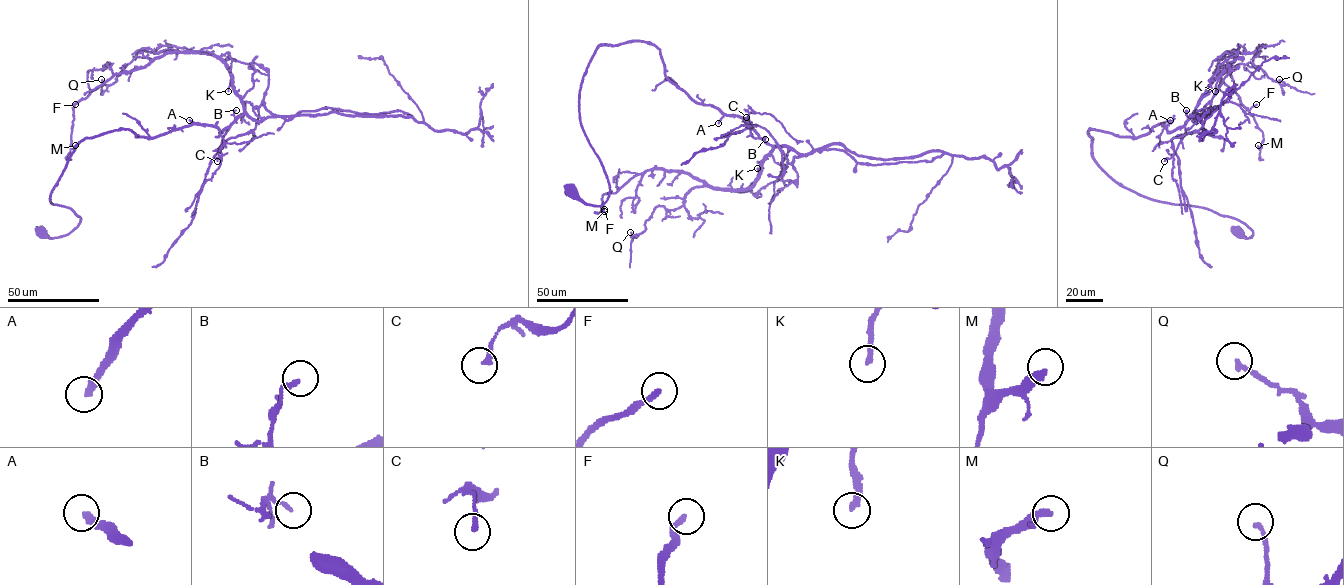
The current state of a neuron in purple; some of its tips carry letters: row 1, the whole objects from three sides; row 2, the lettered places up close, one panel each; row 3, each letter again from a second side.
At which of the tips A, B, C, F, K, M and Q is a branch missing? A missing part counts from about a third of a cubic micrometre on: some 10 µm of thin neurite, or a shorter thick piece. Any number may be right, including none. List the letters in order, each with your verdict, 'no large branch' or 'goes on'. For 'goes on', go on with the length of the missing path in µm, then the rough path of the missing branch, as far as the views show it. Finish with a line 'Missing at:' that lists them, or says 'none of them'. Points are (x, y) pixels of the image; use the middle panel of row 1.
A: goes on; missing 45 µm; course (718, 123), (704, 141), (684, 156), (677, 174)
B: no large branch
C: no large branch
F: no large branch
K: no large branch
M: no large branch
Q: no large branch
Missing at: A

